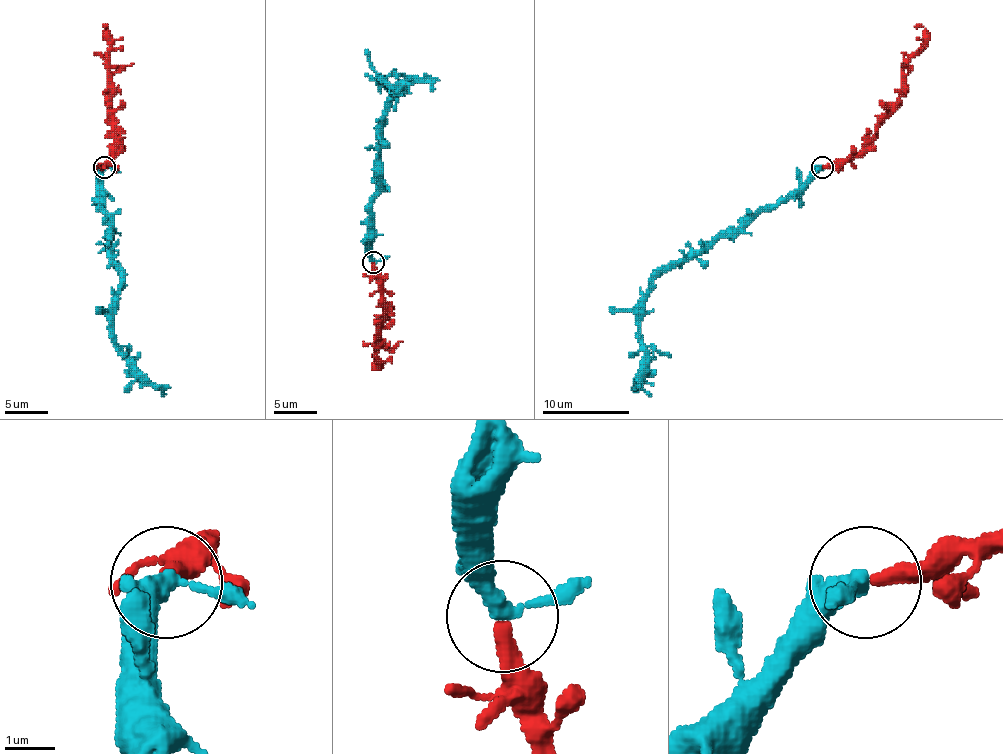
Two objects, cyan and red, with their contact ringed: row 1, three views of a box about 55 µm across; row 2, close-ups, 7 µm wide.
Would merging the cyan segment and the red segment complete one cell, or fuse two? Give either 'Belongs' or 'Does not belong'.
Belongs

